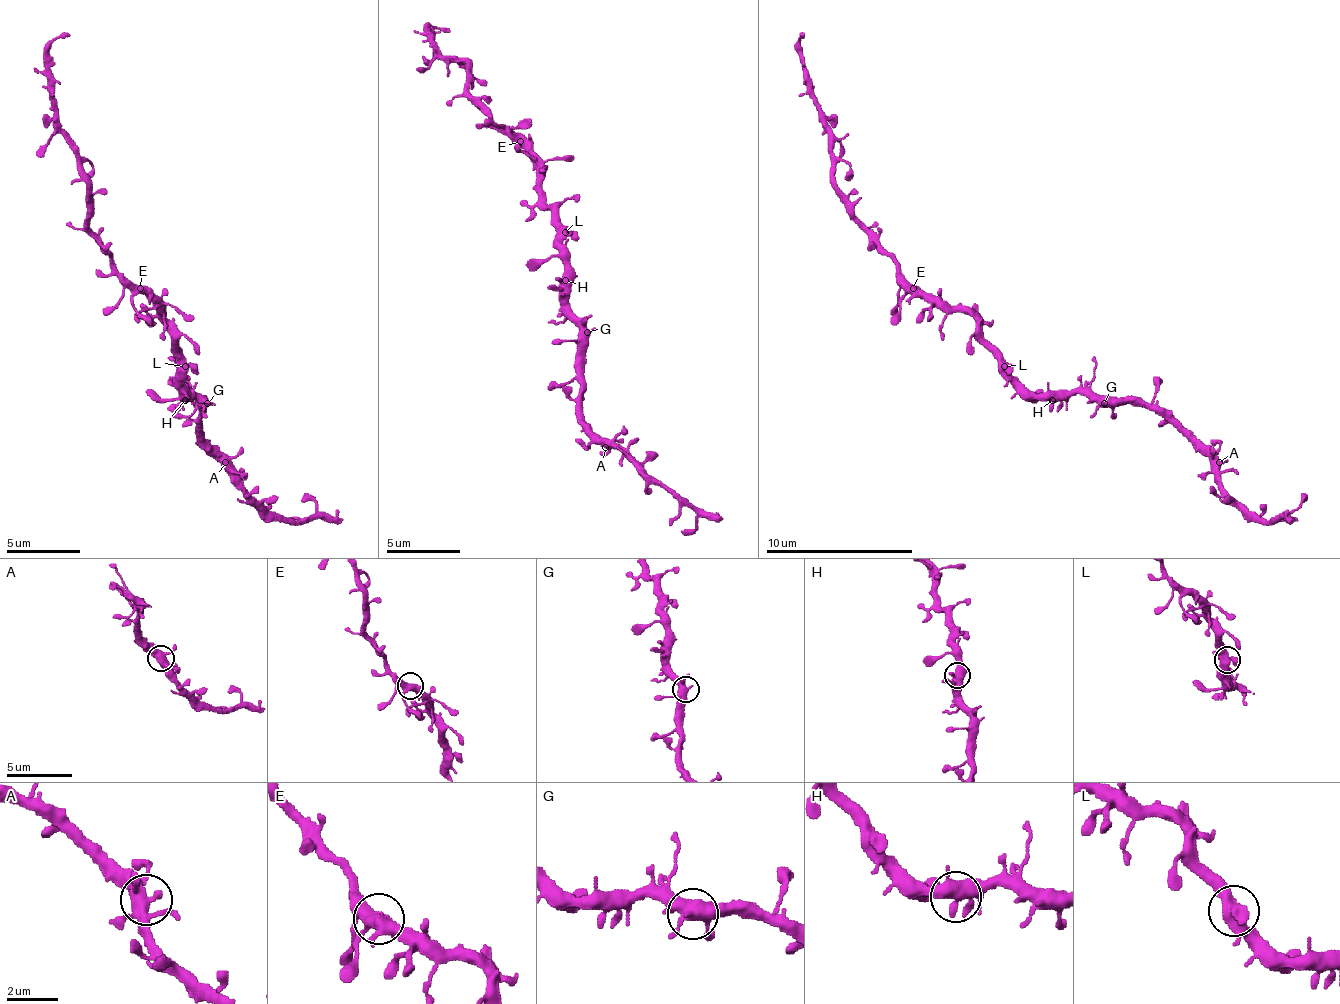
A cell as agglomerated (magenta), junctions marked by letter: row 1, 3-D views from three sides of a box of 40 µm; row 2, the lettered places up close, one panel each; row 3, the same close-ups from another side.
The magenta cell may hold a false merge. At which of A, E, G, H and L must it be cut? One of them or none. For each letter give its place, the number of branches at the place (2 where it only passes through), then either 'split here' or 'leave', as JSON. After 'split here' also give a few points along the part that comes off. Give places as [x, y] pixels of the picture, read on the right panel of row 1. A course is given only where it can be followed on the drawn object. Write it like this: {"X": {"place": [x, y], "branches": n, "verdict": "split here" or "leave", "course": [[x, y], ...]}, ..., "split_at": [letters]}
{"A": {"place": [1219, 462], "branches": 4, "verdict": "leave"}, "E": {"place": [913, 288], "branches": 4, "verdict": "leave"}, "G": {"place": [1104, 403], "branches": 4, "verdict": "leave"}, "H": {"place": [1052, 400], "branches": 5, "verdict": "leave"}, "L": {"place": [1004, 366], "branches": 4, "verdict": "leave"}, "split_at": []}

